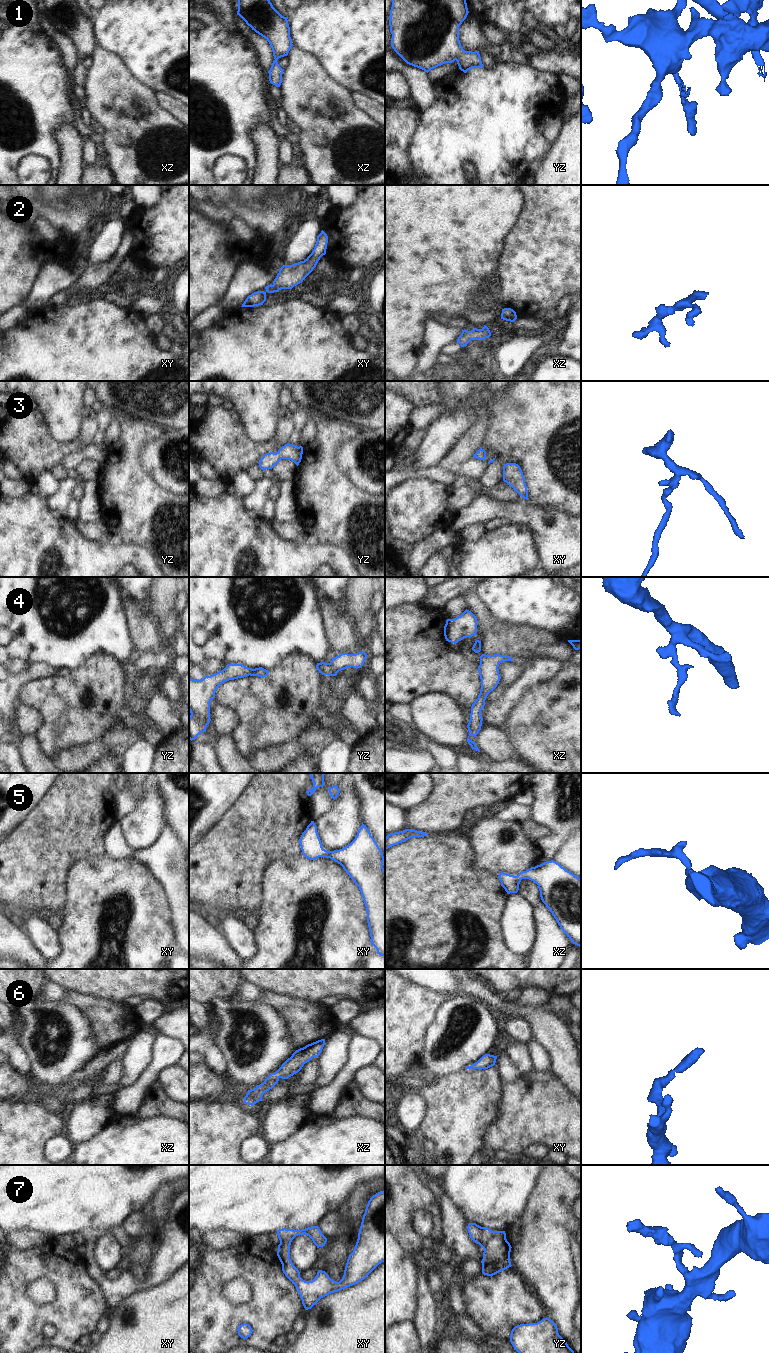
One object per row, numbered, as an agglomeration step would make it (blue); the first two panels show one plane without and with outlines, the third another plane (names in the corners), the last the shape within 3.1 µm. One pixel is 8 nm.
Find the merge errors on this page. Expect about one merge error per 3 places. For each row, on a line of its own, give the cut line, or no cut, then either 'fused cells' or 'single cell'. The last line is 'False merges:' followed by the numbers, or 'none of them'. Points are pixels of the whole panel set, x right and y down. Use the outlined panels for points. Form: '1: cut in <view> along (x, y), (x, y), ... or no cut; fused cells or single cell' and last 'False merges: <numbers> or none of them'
1: no cut; single cell
2: no cut; single cell
3: no cut; single cell
4: no cut; single cell
5: no cut; single cell
6: no cut; single cell
7: cut in yz along (494, 1231), (483, 1248); fused cells
False merges: 7

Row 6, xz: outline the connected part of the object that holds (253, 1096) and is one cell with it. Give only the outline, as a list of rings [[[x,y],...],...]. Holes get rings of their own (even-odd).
[[[321,1039],[296,1050],[275,1073],[271,1073],[263,1083],[248,1091],[244,1097],[244,1104],[253,1106],[262,1101],[263,1094],[272,1089],[280,1078],[288,1079],[298,1073],[305,1063],[320,1055],[324,1045],[325,1039]]]

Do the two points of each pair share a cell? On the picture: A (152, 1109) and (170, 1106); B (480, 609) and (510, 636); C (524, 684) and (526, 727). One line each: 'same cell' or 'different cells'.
A: same cell
B: same cell
C: different cells

